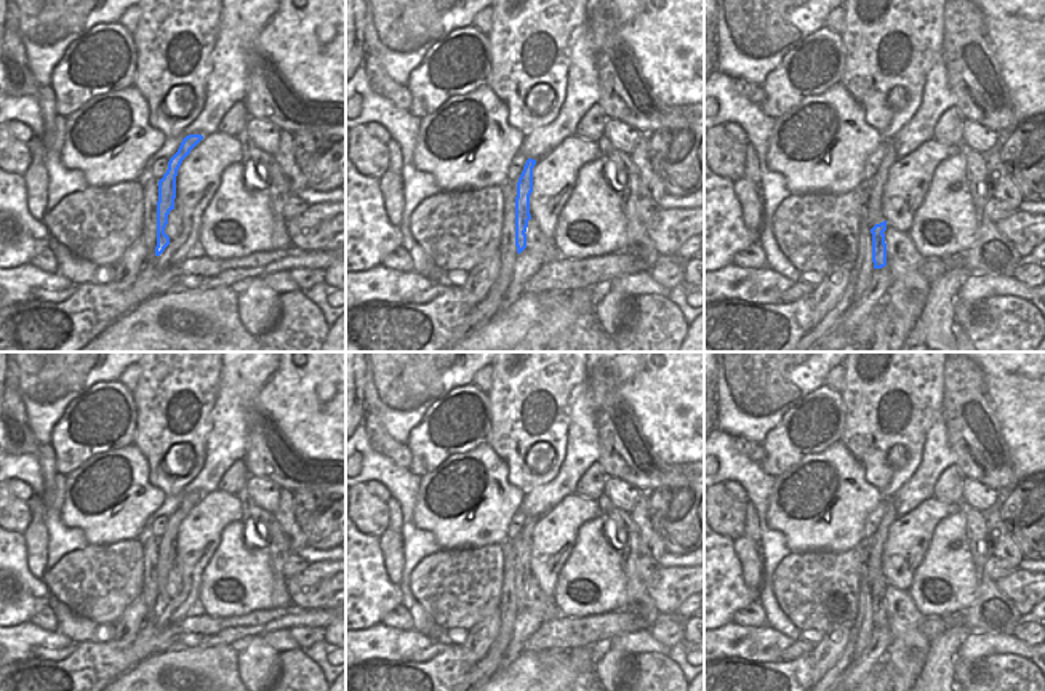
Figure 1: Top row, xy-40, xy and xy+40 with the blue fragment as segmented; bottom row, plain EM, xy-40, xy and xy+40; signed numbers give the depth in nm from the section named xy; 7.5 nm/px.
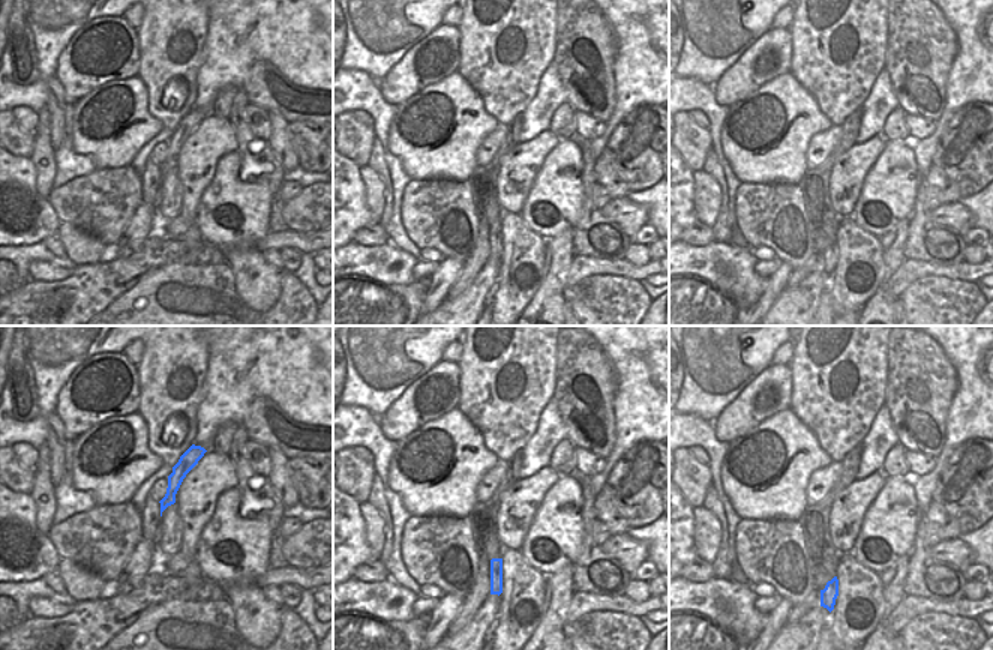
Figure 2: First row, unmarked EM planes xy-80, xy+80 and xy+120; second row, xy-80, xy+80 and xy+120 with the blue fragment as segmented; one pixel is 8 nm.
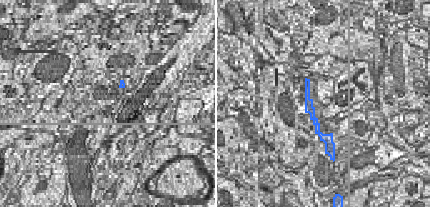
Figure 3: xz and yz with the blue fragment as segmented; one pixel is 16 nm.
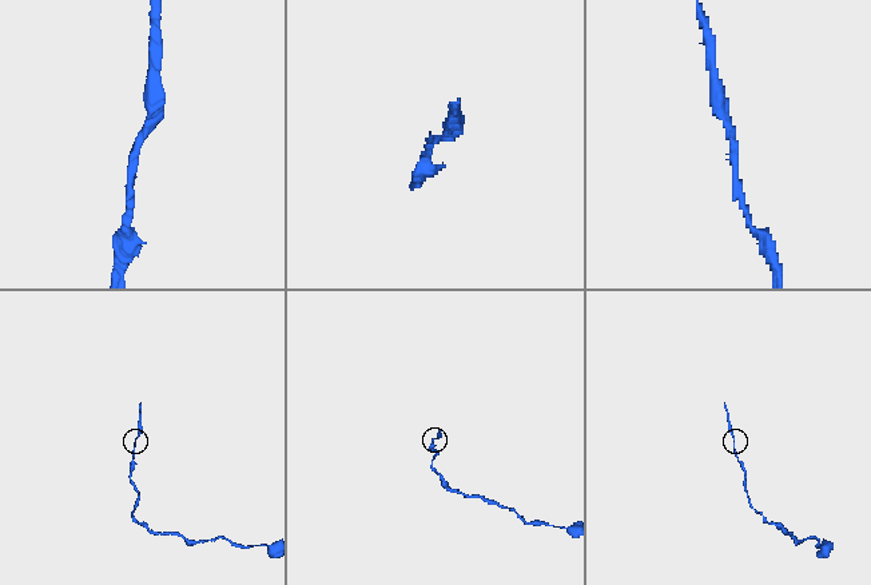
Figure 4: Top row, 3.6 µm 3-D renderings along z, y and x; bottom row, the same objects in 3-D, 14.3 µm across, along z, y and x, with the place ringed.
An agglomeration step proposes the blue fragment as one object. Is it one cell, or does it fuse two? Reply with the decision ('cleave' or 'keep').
keep

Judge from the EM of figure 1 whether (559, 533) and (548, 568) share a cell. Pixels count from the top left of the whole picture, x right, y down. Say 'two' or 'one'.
one

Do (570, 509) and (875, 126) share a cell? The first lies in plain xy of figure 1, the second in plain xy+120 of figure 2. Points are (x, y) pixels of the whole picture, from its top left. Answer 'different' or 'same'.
different

